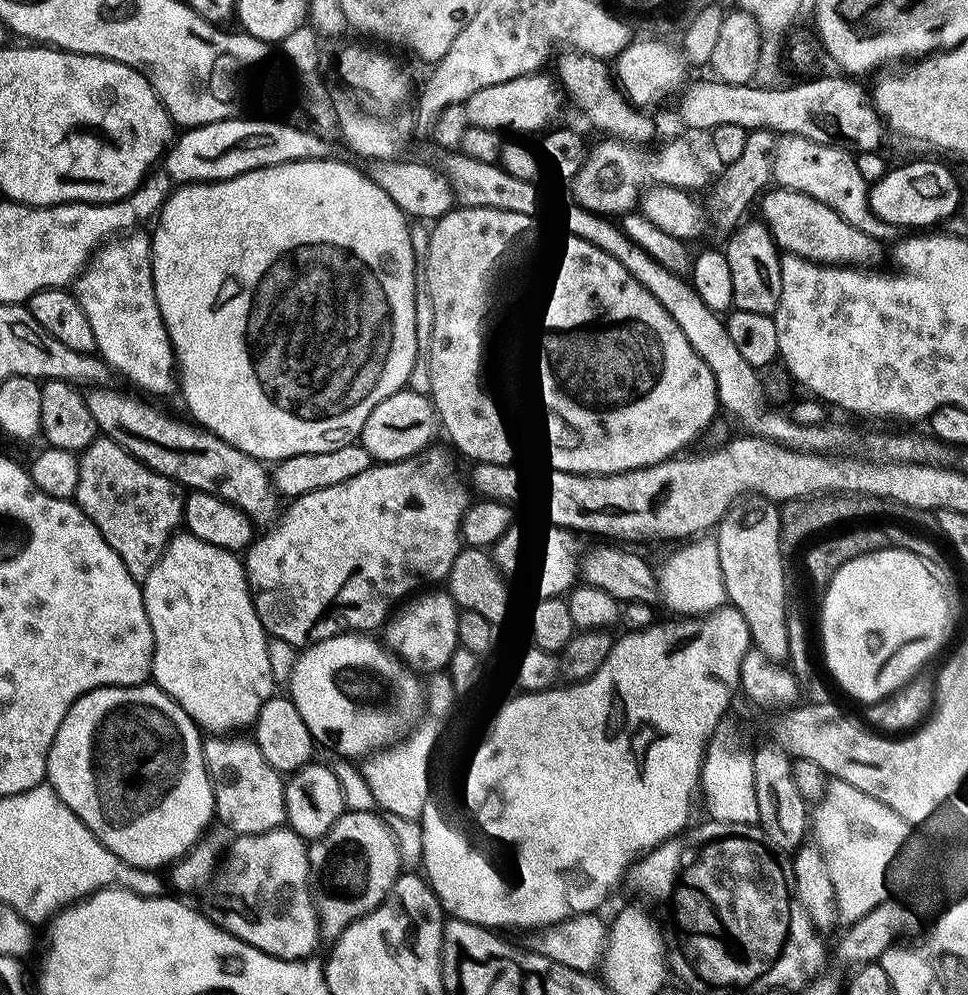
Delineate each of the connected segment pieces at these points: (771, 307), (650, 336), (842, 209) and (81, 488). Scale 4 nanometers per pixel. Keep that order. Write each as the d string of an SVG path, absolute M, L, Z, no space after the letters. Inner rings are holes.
M744 222L731 233L728 245L723 249L726 262L730 262L730 274L733 275L735 309L773 315L780 304L782 292L781 249L776 247L776 240L768 232L768 225L763 222L748 224Z
M457 207L440 217L430 230L429 250L428 250L428 286L434 308L434 322L431 334L429 364L430 379L432 385L431 401L435 404L436 415L439 423L448 431L448 436L452 439L451 447L461 452L464 456L469 456L469 461L479 462L481 464L516 464L519 456L541 456L545 460L545 465L554 470L566 470L567 472L585 472L587 476L605 476L606 474L614 474L615 472L625 472L626 470L634 470L635 468L645 468L651 464L657 464L663 460L673 459L677 454L683 453L684 448L718 413L718 401L716 398L716 383L714 382L714 374L710 370L710 366L706 366L706 362L702 362L702 358L698 358L698 354L694 350L694 346L690 346L690 342L686 342L686 334L682 334L682 330L678 330L678 322L674 322L674 318L670 318L670 314L662 306L662 302L658 302L658 298L654 298L654 294L650 294L648 288L643 288L637 280L631 276L626 270L626 266L622 266L622 262L618 262L610 254L606 254L606 250L600 250L598 246L594 246L590 242L586 242L577 236L565 235L564 240L556 242L548 240L543 230L538 226L539 221L532 216L524 214L516 214L513 211L494 210L492 207Z
M783 135L777 141L773 181L781 187L796 189L824 202L840 216L844 216L856 229L870 234L878 241L898 240L902 230L896 224L886 223L874 214L869 205L870 185L859 173L855 155L847 152L847 149L839 145L816 143L801 136Z
M97 438L79 453L78 490L74 502L94 522L94 526L110 542L114 554L122 558L134 579L143 581L154 570L158 558L181 527L184 497L181 485L166 478L138 458L134 458L118 442Z

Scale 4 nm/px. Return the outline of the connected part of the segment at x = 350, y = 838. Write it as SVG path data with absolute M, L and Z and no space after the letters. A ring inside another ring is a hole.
M345 810L338 822L330 826L322 838L308 844L308 871L312 899L316 906L316 916L320 919L320 935L325 941L335 942L341 934L358 918L373 912L377 906L387 900L396 879L402 874L400 868L400 844L392 833L389 821L383 815L373 812L351 812Z

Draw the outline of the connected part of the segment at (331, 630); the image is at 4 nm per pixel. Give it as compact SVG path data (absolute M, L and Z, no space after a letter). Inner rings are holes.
M432 446L423 454L411 456L406 460L401 460L400 463L377 463L371 468L362 470L362 474L354 474L354 478L346 478L346 482L338 482L338 486L326 486L322 490L314 490L310 494L295 497L289 503L292 505L285 512L283 509L275 523L265 531L269 532L265 536L257 535L253 539L246 549L246 555L248 555L248 560L246 556L248 588L252 591L252 601L256 607L258 618L269 637L281 639L283 642L292 644L297 650L303 650L309 644L318 640L325 640L331 636L368 634L373 631L371 628L378 627L377 629L379 629L389 619L393 609L405 598L411 597L413 593L425 586L439 585L436 584L439 580L440 583L447 581L450 566L454 566L454 558L458 558L462 547L460 523L464 521L464 512L470 507L470 499L468 500L468 496L464 492L451 492L450 489L444 488L452 480L452 460L448 457L449 449L445 448ZM428 480L436 488L424 488L427 486Z

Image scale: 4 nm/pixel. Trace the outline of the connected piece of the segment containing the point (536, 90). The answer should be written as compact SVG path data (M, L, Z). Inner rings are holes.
M533 74L514 78L510 82L498 82L498 86L486 86L470 94L470 98L463 103L469 118L469 125L499 133L503 133L504 128L510 128L514 134L536 132L539 128L547 129L552 124L551 120L560 112L562 92L551 75L550 77L544 75Z

